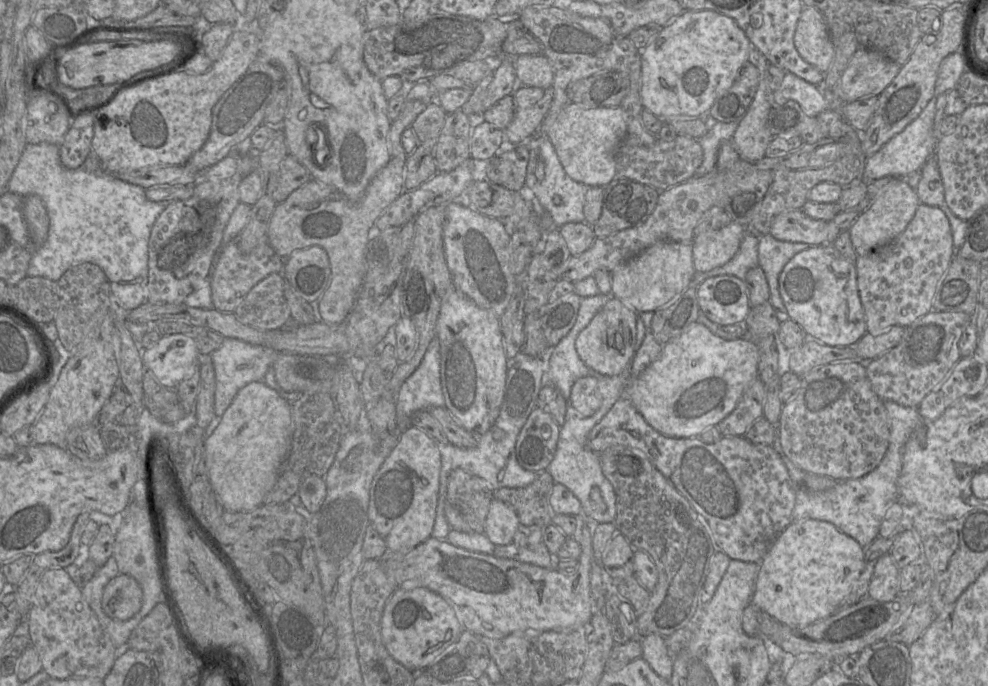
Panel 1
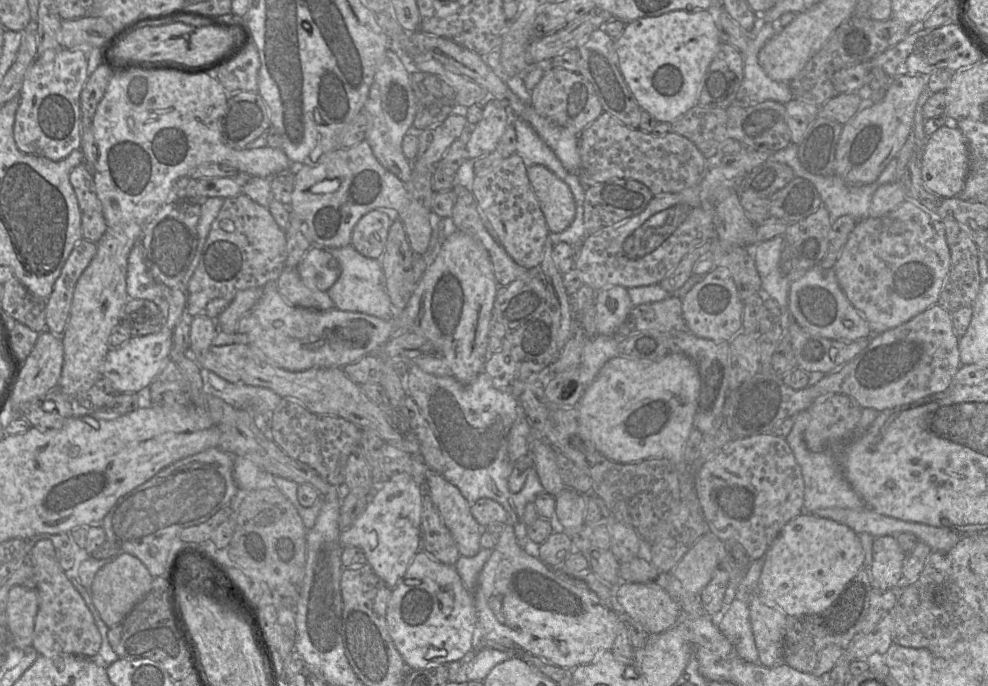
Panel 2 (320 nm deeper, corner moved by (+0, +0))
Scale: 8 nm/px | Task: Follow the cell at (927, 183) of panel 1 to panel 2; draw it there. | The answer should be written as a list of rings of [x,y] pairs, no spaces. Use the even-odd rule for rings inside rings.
[[[949,123],[928,136],[921,158],[925,187],[945,198],[960,196],[969,172],[969,150],[966,139],[954,123]]]

